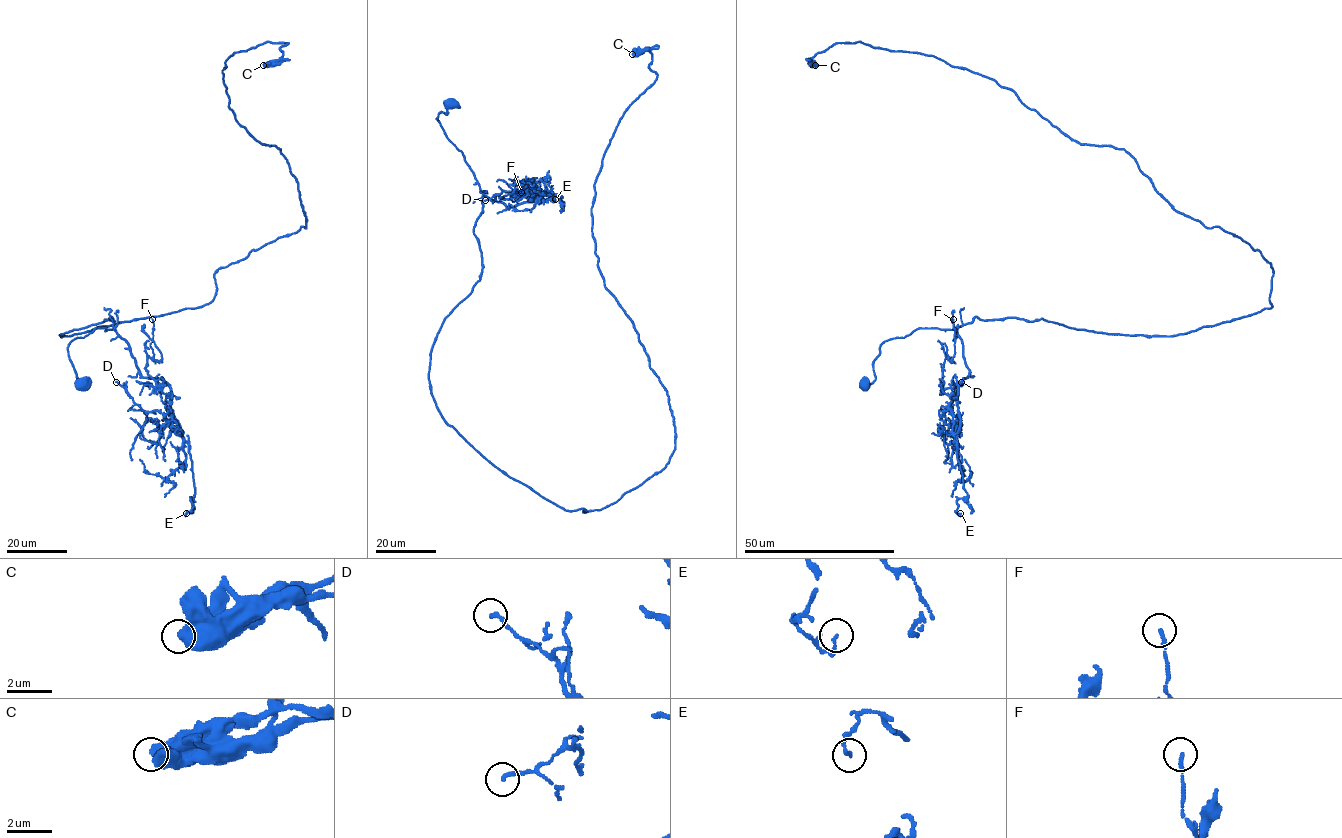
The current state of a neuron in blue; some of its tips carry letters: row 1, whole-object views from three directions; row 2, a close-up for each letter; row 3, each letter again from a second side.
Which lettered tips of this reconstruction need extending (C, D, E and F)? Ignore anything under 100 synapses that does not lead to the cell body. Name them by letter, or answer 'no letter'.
no letter

